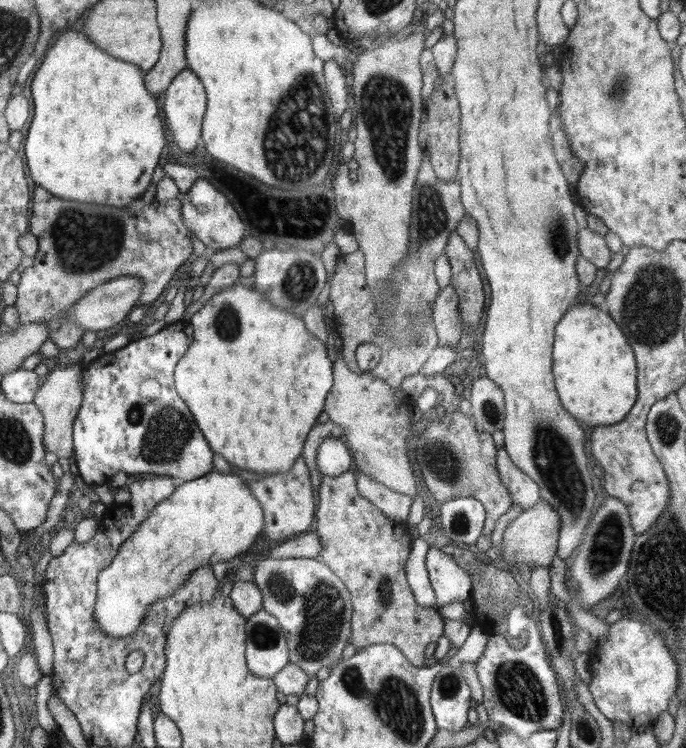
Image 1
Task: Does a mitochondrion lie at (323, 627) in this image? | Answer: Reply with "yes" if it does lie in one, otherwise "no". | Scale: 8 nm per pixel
yes

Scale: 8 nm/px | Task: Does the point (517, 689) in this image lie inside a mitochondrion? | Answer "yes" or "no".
yes

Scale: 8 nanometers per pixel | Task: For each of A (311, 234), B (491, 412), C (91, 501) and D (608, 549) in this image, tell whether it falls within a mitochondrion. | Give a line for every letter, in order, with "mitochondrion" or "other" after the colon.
A: mitochondrion
B: mitochondrion
C: other
D: mitochondrion

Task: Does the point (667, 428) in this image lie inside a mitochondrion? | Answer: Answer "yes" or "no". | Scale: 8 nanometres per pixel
yes

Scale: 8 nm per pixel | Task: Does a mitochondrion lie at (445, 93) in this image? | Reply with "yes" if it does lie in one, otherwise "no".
no

